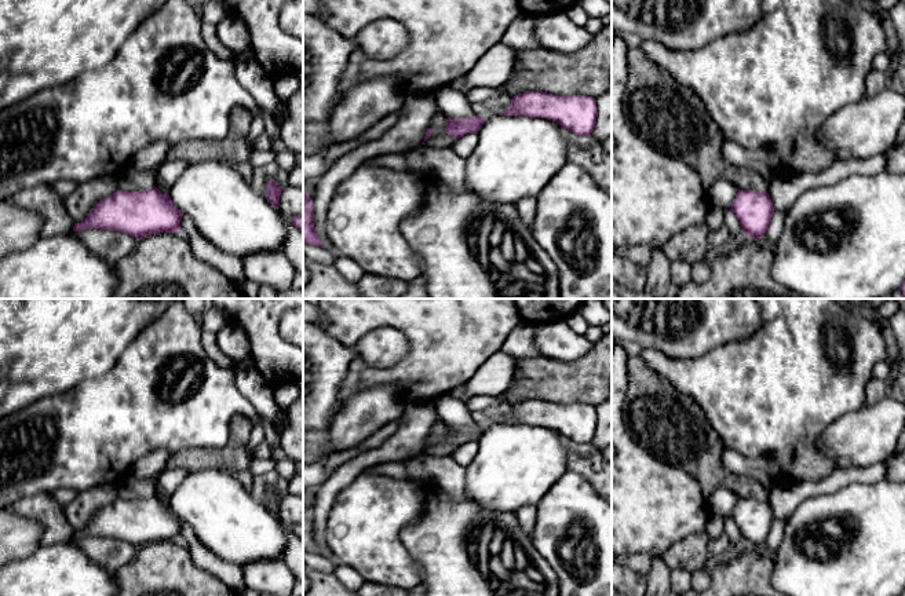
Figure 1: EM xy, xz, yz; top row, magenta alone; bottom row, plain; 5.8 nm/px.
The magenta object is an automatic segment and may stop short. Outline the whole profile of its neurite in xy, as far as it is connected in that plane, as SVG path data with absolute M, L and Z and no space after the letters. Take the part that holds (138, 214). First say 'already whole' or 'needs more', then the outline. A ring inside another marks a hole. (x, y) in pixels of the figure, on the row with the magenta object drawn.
already whole | M154 186L139 191L117 190L101 200L81 223L74 223L73 231L114 230L139 240L149 234L180 233L182 215L169 194Z

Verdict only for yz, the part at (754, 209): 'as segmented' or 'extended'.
as segmented

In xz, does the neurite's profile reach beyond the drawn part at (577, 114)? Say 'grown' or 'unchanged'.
unchanged

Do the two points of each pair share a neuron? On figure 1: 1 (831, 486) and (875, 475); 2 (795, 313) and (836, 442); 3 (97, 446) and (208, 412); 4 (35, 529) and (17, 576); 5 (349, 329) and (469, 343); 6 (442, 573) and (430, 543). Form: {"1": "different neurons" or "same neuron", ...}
{"1": "same neuron", "2": "different neurons", "3": "same neuron", "4": "different neurons", "5": "same neuron", "6": "same neuron"}

